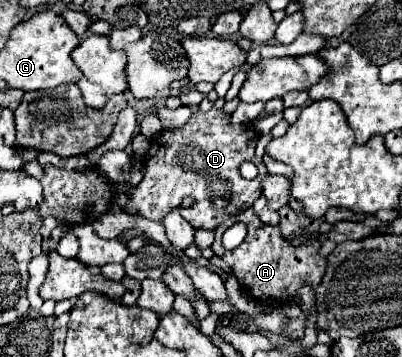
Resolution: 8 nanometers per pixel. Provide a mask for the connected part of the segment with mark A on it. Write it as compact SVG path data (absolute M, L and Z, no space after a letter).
M246 209L244 213L224 221L214 233L216 233L216 241L212 245L212 251L220 257L220 243L222 243L222 235L224 231L238 223L238 221L244 221L246 227L248 227L248 235L246 239L242 241L242 245L238 245L234 251L230 251L228 255L222 255L222 259L226 259L226 263L232 267L232 273L236 275L236 279L246 285L244 289L248 291L248 295L256 301L272 301L274 305L278 303L286 303L290 301L298 287L304 285L304 283L310 283L312 287L316 287L326 271L326 257L322 257L318 253L320 249L320 241L314 241L312 245L300 245L300 247L294 247L294 245L288 245L288 241L284 241L282 233L278 227L270 227L270 225L264 225L256 213L252 209Z

